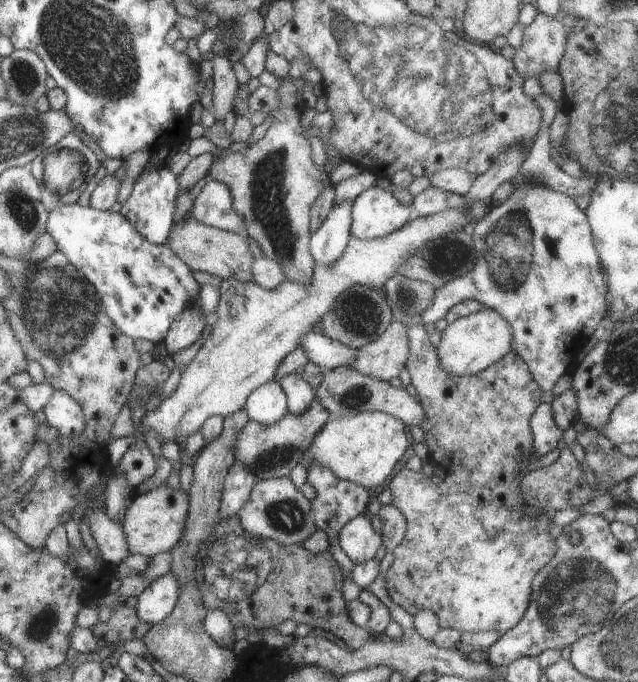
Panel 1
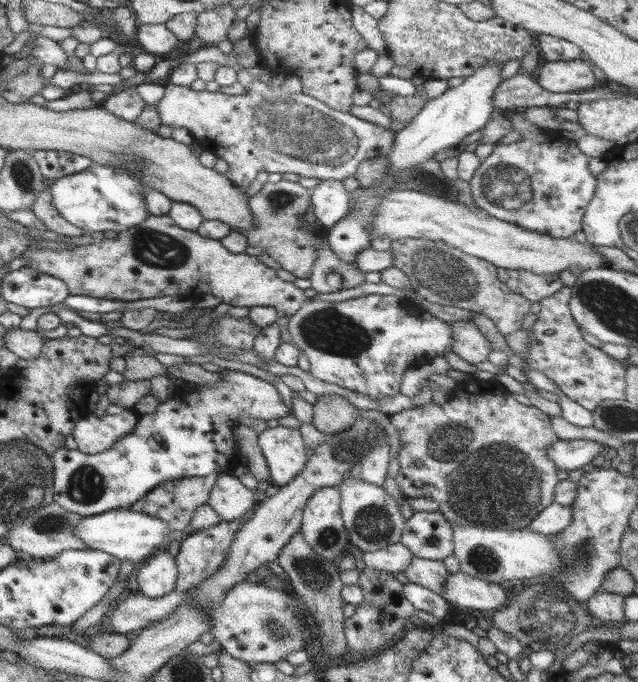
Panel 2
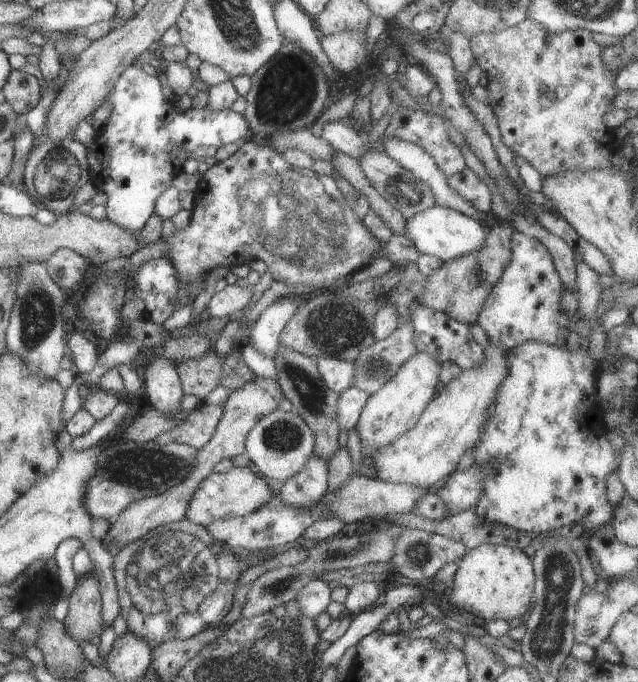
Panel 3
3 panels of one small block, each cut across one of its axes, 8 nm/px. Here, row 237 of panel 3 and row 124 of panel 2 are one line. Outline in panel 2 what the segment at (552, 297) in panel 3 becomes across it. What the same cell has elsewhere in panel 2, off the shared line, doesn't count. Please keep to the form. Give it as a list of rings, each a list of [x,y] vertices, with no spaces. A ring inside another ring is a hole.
[[[522,110],[512,111],[507,120],[511,130],[519,132],[521,140],[509,144],[496,143],[492,152],[481,159],[468,182],[473,204],[491,217],[523,227],[525,230],[548,234],[553,238],[572,238],[577,230],[581,230],[583,214],[597,185],[597,178],[588,169],[589,156],[579,151],[575,143],[563,141],[558,133],[537,128],[523,121]]]

